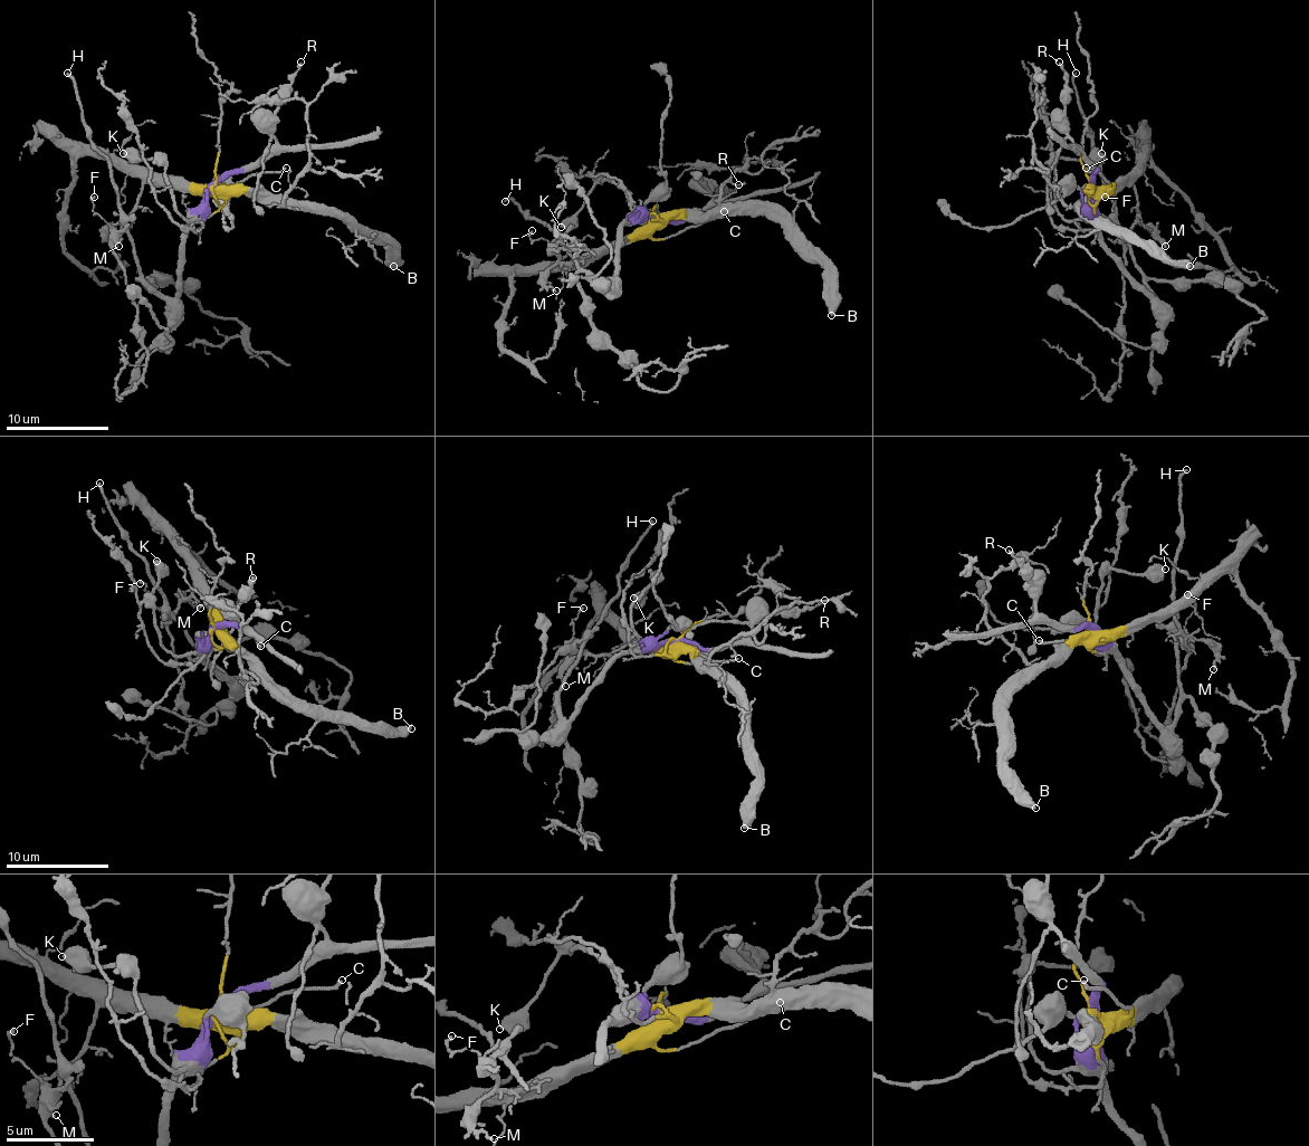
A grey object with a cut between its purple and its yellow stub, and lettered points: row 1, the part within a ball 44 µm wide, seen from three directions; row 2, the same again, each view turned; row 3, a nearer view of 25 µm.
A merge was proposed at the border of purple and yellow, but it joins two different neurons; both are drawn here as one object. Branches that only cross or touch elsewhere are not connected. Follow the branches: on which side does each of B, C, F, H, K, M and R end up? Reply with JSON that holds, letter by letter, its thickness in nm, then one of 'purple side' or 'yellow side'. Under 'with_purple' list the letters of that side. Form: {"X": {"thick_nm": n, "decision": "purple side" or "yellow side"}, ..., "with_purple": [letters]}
{"B": {"thick_nm": 460, "decision": "yellow side"}, "C": {"thick_nm": 160, "decision": "yellow side"}, "F": {"thick_nm": 160, "decision": "yellow side"}, "H": {"thick_nm": 200, "decision": "purple side"}, "K": {"thick_nm": 600, "decision": "purple side"}, "M": {"thick_nm": 160, "decision": "yellow side"}, "R": {"thick_nm": 200, "decision": "purple side"}, "with_purple": ["H", "K", "R"]}

